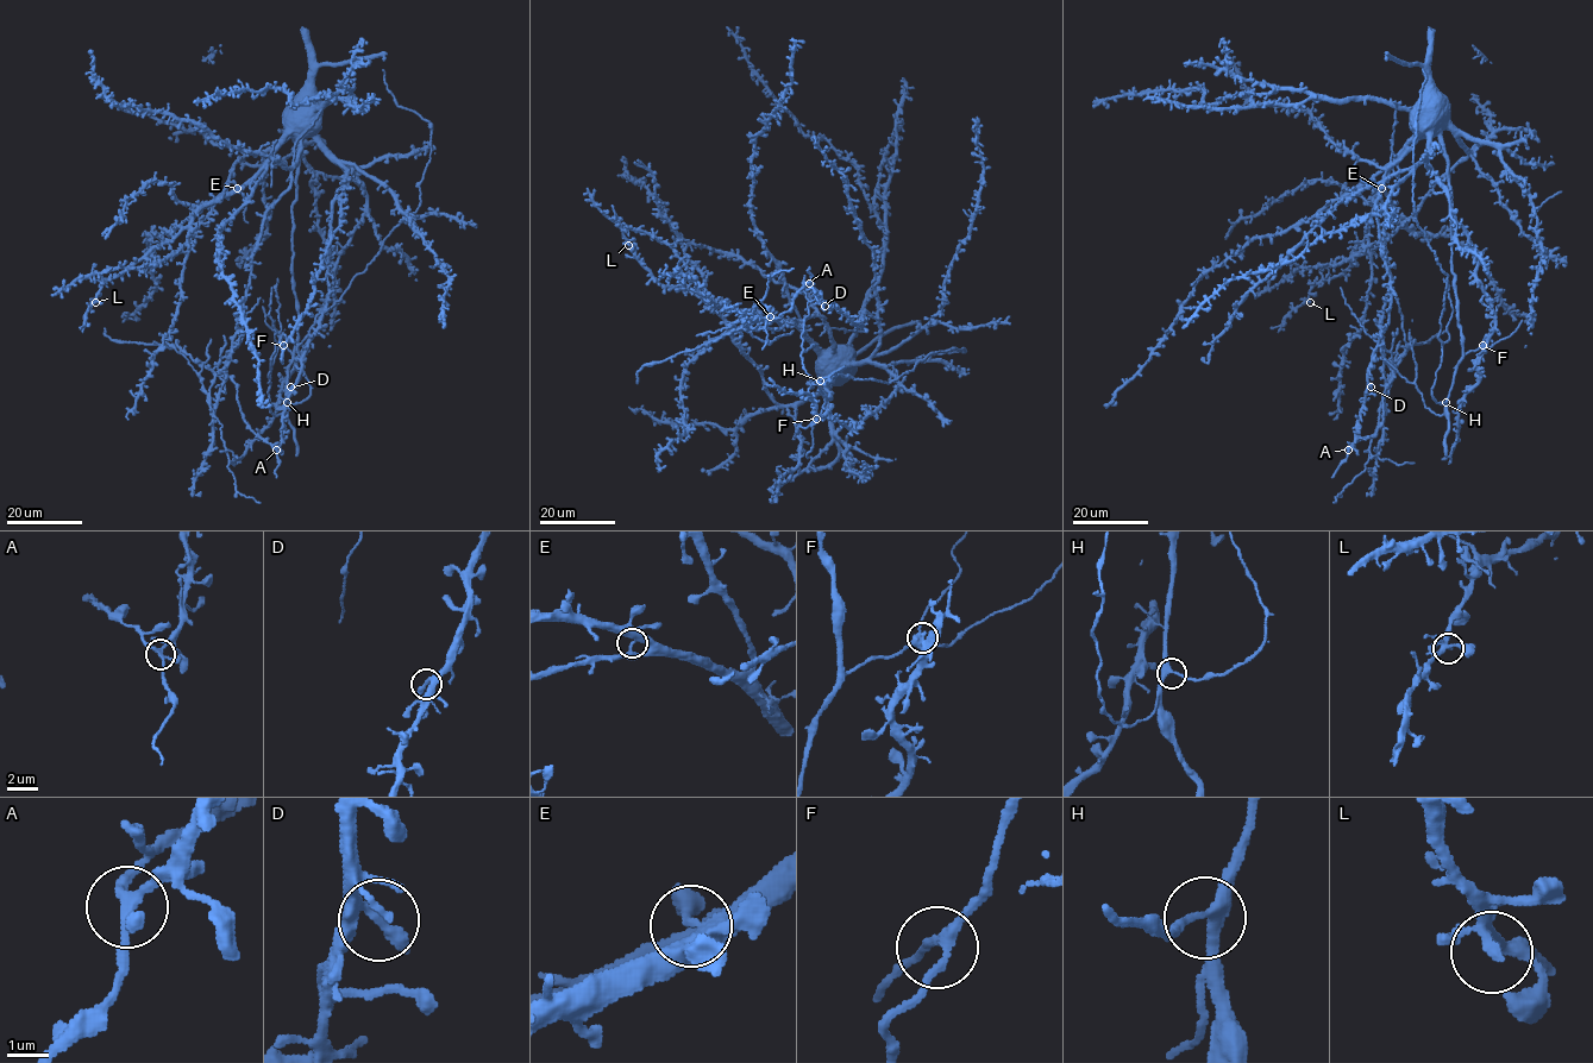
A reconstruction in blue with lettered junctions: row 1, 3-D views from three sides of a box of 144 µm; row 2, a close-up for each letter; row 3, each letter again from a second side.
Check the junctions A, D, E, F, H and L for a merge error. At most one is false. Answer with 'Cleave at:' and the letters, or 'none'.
Cleave at: A

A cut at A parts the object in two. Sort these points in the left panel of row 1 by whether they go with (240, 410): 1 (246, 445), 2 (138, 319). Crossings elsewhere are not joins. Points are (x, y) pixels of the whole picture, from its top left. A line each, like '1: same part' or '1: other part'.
1: other part
2: other part

